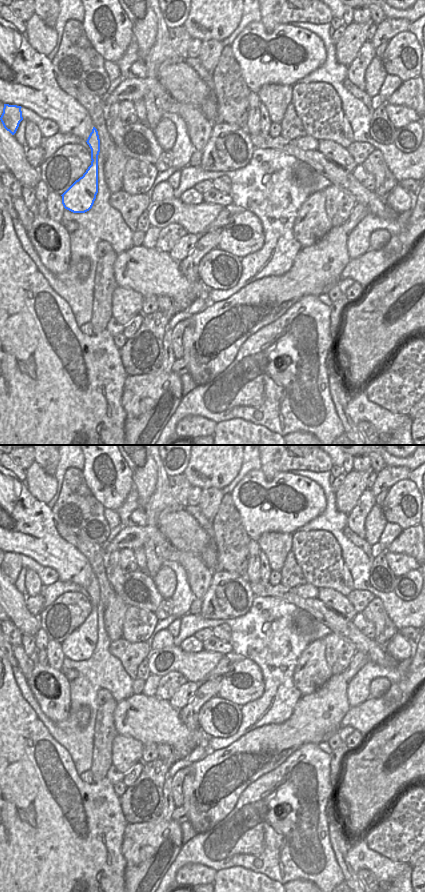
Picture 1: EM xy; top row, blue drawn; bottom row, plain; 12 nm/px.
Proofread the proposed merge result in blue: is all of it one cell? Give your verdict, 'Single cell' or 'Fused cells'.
Single cell.

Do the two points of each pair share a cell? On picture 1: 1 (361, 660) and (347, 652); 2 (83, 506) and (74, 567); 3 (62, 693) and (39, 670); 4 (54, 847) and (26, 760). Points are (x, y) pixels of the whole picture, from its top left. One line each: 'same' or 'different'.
1: different
2: different
3: same
4: same

